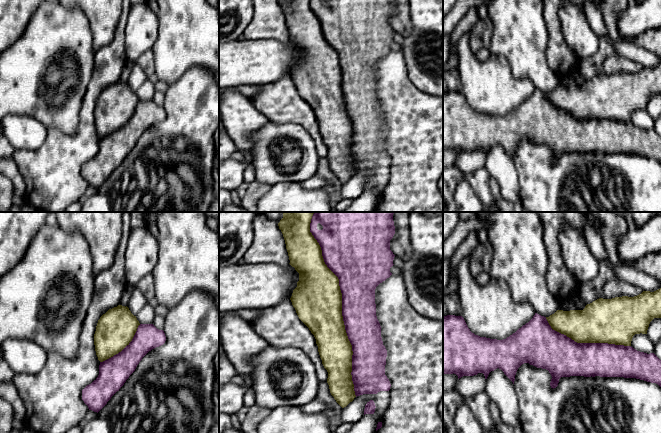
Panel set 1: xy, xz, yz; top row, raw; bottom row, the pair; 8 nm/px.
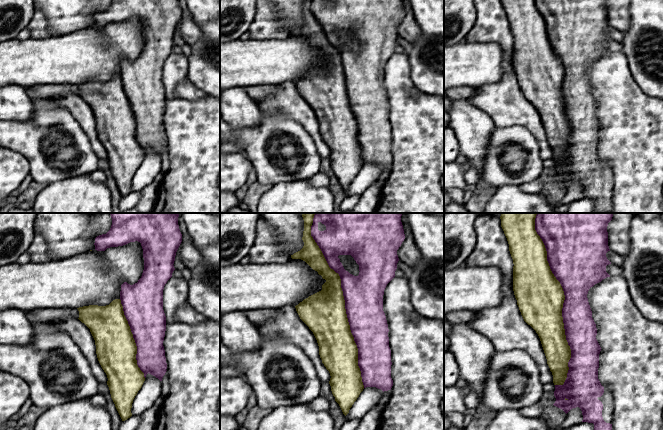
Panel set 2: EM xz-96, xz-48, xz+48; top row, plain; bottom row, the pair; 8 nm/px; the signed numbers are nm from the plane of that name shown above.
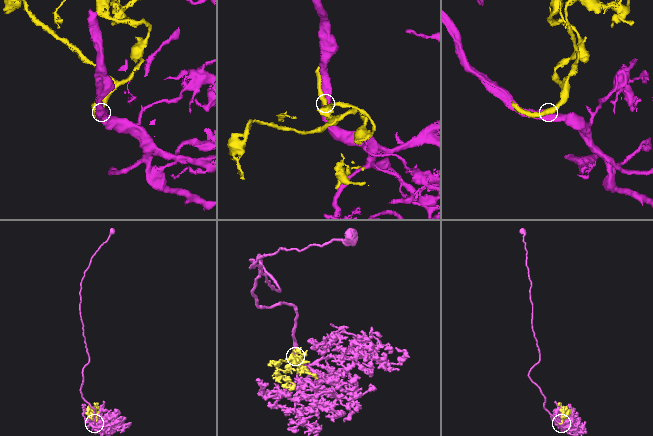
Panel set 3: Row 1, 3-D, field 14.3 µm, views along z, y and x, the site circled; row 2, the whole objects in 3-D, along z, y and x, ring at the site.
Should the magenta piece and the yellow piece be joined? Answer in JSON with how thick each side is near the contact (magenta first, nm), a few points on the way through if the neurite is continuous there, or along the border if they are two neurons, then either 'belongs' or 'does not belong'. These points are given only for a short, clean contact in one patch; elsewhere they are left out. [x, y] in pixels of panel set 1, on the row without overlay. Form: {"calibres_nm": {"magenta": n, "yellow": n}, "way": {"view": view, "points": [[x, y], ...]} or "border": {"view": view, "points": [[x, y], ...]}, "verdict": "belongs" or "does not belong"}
{"calibres_nm": {"magenta": 300, "yellow": 400}, "verdict": "belongs"}

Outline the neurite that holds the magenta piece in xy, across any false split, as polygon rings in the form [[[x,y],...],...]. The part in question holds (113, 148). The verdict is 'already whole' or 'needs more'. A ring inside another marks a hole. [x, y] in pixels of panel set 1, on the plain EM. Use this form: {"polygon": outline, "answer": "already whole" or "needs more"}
{"polygon": [[[118,81],[103,90],[94,110],[95,127],[100,137],[99,151],[82,166],[82,176],[89,186],[98,189],[124,161],[142,134],[165,117],[163,106],[157,105],[153,100],[140,100],[127,82]]], "answer": "needs more"}

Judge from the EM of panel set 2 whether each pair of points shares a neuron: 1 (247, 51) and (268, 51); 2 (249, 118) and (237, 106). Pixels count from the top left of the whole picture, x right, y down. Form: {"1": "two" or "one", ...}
{"1": "one", "2": "one"}

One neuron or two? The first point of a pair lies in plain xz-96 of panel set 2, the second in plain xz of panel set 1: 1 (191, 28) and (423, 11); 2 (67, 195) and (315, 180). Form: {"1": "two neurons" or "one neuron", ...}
{"1": "two neurons", "2": "two neurons"}

